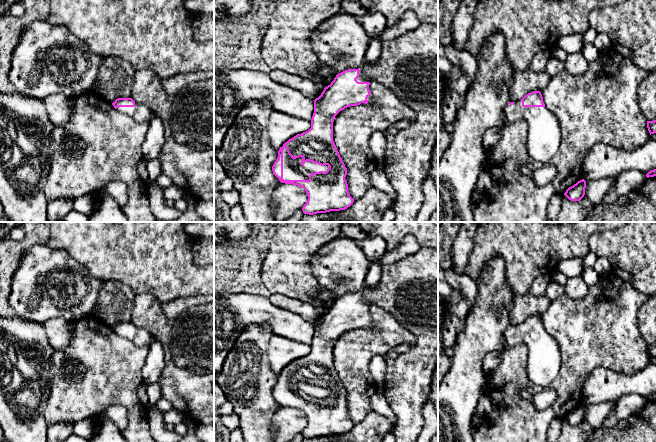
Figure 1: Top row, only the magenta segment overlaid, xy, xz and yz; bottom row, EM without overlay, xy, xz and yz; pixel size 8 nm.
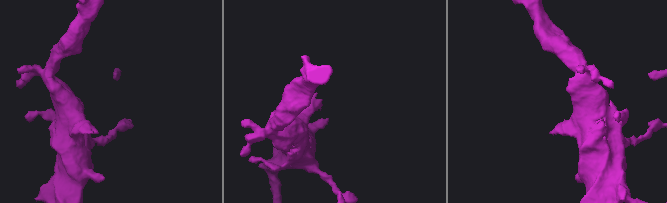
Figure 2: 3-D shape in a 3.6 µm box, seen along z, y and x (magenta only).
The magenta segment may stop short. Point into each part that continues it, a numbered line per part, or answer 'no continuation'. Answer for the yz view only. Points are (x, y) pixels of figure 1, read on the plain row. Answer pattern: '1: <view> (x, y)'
1: yz (543, 352)

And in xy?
1: xy (140, 337)

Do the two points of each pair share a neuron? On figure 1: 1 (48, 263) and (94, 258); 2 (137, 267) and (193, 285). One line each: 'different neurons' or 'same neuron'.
1: different neurons
2: same neuron

